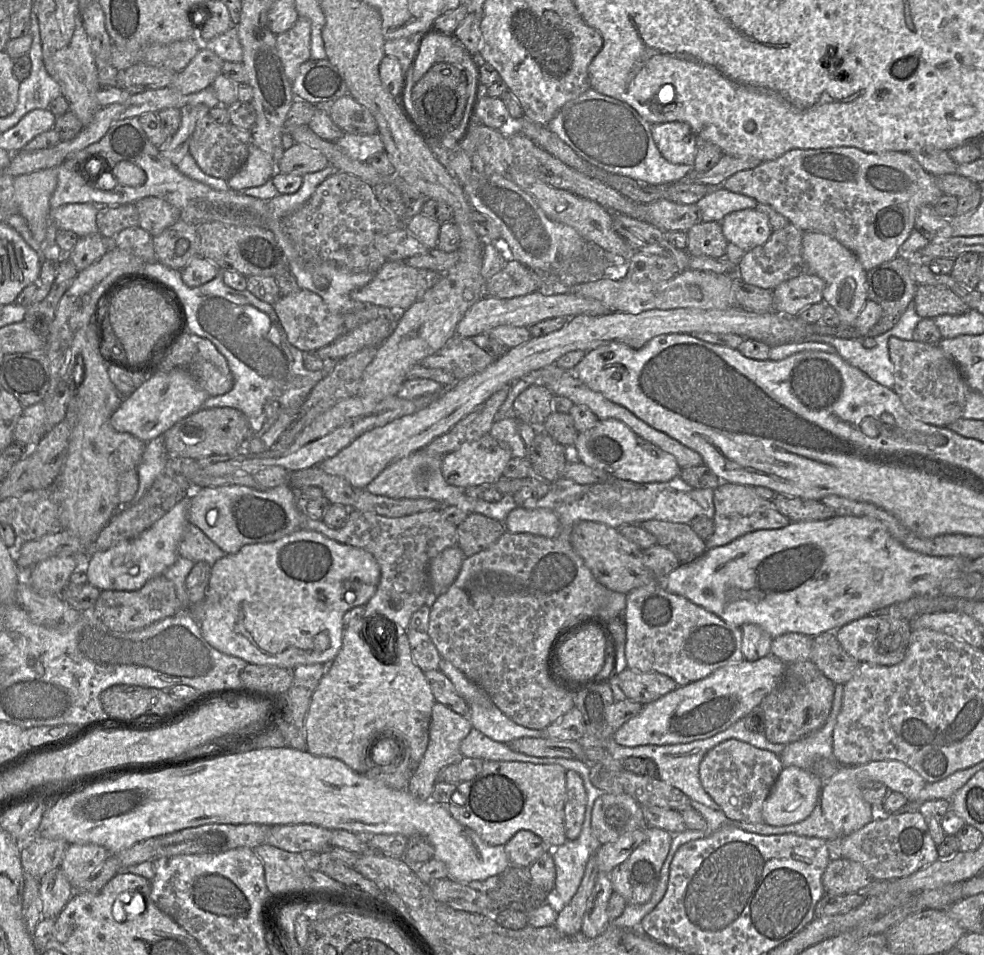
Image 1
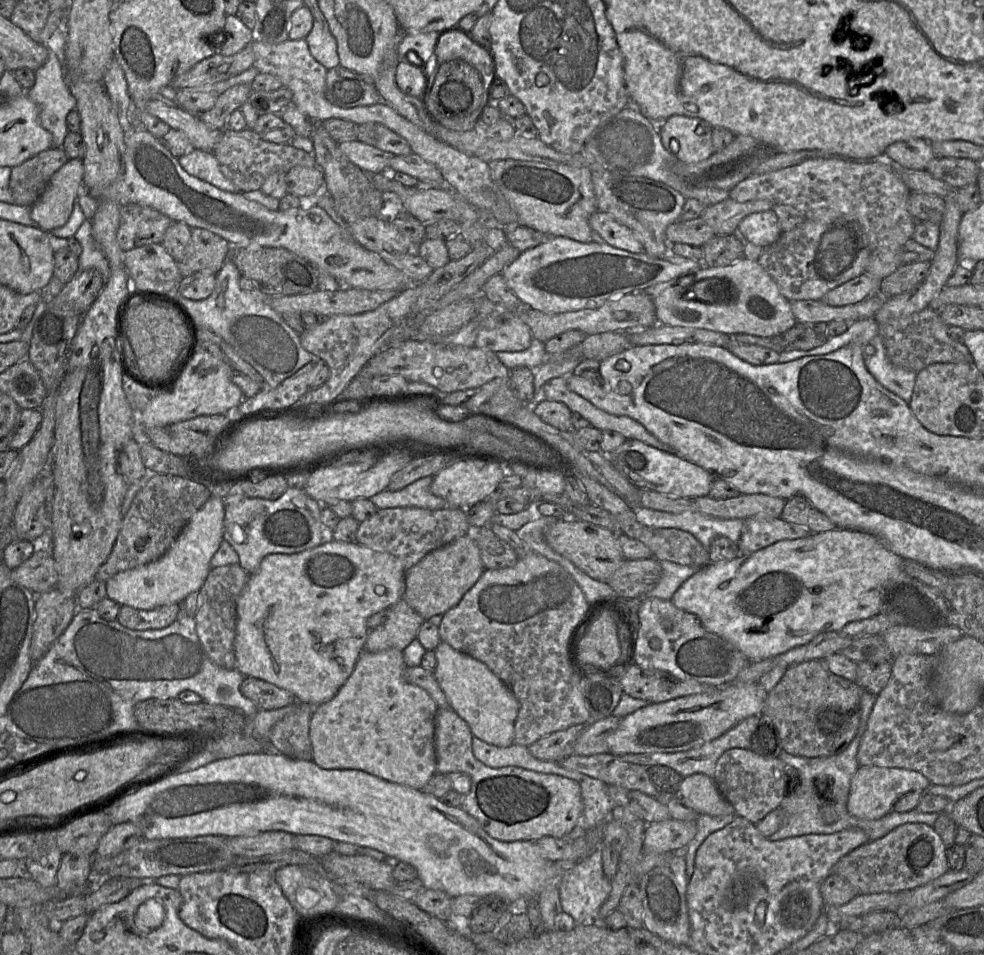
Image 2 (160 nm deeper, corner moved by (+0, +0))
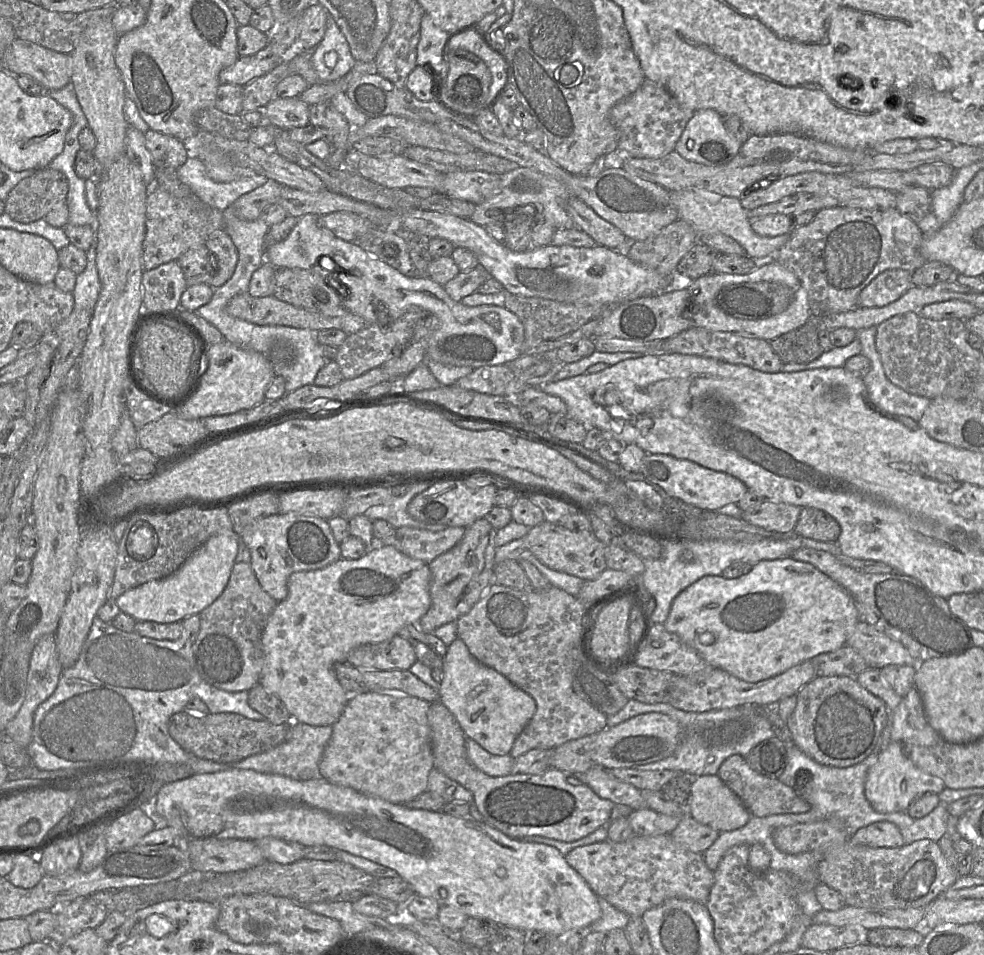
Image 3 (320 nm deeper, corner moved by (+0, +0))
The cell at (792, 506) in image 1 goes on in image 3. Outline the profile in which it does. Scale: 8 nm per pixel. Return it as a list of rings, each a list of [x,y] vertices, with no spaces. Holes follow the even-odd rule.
[[[802,507],[793,532],[805,538],[836,542],[840,536],[841,527],[826,511],[814,507]]]

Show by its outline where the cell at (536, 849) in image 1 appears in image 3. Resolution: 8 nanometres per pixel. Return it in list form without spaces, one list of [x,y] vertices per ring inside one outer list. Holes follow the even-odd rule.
[[[670,834],[634,836],[620,843],[598,842],[574,848],[564,857],[598,897],[604,898],[629,917],[642,917],[647,910],[659,906],[669,898],[684,898],[705,905],[714,881],[714,873],[707,867],[703,853],[696,853],[679,845]]]

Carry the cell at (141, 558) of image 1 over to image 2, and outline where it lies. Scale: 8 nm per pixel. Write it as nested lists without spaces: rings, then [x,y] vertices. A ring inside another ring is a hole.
[[[211,496],[161,558],[108,579],[105,582],[107,598],[120,606],[152,610],[164,605],[179,604],[189,594],[199,592],[212,569],[210,561],[223,541],[224,514],[223,500]]]

